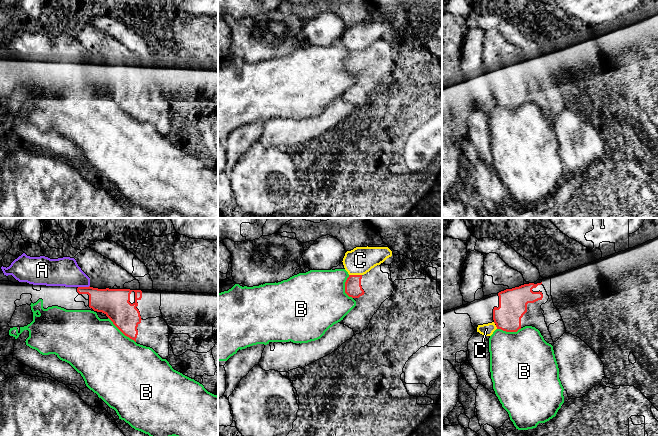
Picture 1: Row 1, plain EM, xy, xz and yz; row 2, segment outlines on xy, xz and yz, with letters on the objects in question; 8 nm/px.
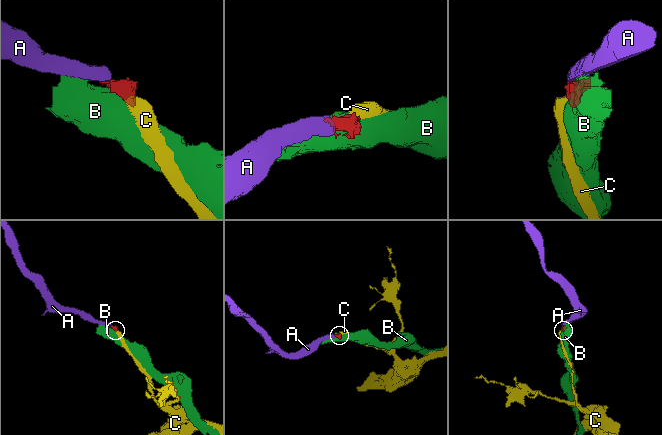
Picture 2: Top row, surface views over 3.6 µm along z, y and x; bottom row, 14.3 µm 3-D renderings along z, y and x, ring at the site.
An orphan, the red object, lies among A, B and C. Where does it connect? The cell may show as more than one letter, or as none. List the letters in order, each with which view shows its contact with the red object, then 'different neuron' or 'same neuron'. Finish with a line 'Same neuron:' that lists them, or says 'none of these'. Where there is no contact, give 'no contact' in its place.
A: contact in xy; different neuron
B: contact in xy; different neuron
C: contact in xz; different neuron
Same neuron: none of these

